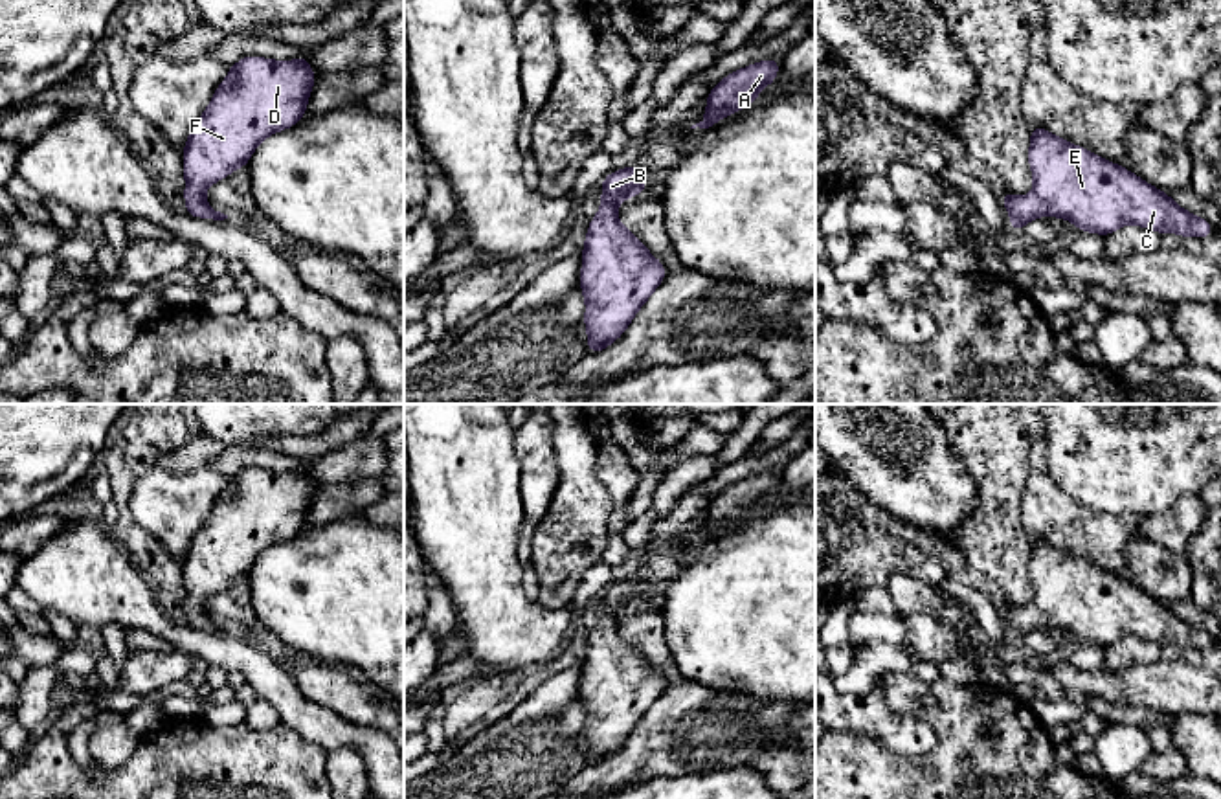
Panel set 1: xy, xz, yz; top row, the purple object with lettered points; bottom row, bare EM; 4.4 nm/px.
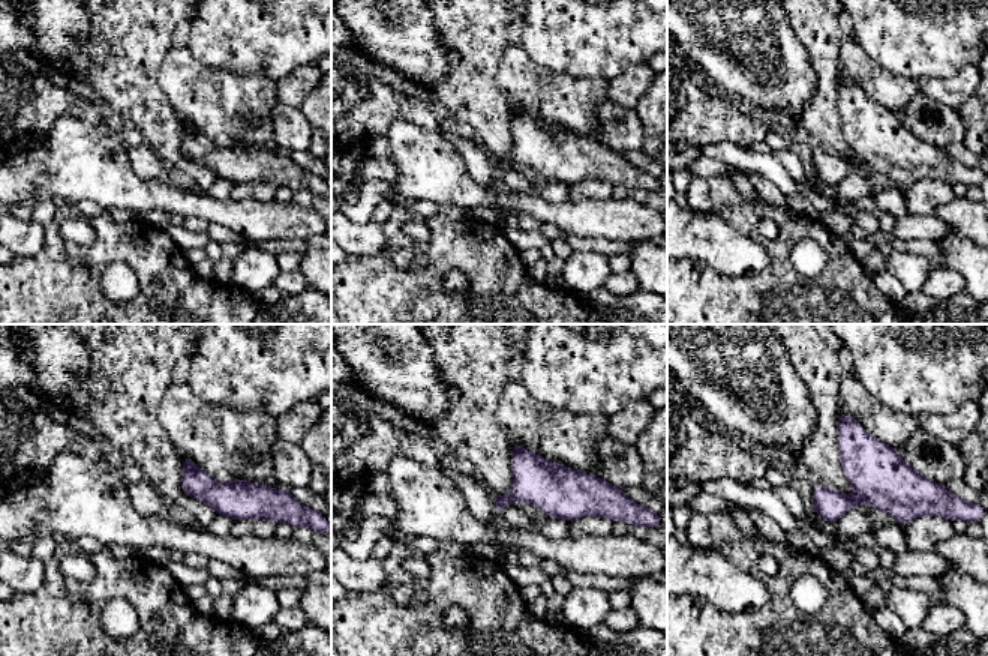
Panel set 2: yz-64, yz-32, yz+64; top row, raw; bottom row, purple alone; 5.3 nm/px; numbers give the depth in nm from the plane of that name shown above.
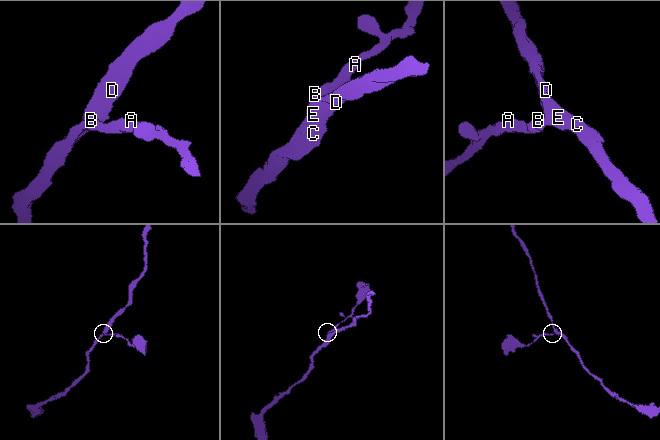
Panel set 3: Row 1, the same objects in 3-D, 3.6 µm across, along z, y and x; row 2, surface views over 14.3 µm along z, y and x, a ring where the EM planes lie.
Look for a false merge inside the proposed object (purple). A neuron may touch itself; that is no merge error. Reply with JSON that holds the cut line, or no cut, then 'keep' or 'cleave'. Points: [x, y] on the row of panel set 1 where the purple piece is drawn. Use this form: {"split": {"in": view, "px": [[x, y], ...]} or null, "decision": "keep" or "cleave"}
{"split": null, "decision": "keep"}

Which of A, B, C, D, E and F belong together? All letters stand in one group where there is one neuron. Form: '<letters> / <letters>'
A B C D E F

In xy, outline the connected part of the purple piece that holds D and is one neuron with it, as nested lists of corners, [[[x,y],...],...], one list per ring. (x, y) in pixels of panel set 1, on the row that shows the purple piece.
[[[246,55],[230,66],[184,145],[187,215],[228,219],[209,208],[206,187],[246,167],[270,134],[296,125],[316,79],[307,55],[296,61]]]

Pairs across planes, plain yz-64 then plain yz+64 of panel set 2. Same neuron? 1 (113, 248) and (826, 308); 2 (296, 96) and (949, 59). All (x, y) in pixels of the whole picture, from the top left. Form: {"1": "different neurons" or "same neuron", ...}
{"1": "same neuron", "2": "different neurons"}

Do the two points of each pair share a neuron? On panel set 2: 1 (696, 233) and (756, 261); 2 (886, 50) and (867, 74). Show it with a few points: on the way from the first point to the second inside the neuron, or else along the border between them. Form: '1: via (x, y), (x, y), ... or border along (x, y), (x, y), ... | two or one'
1: via (711, 239), (729, 252), (741, 255) | one
2: border along (853, 38), (873, 60), (907, 78) | two

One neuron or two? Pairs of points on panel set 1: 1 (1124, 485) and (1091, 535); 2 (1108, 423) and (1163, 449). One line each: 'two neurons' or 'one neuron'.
1: two neurons
2: one neuron

